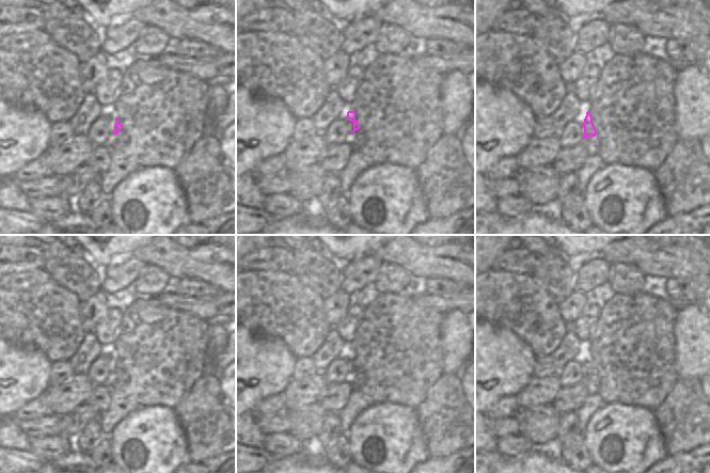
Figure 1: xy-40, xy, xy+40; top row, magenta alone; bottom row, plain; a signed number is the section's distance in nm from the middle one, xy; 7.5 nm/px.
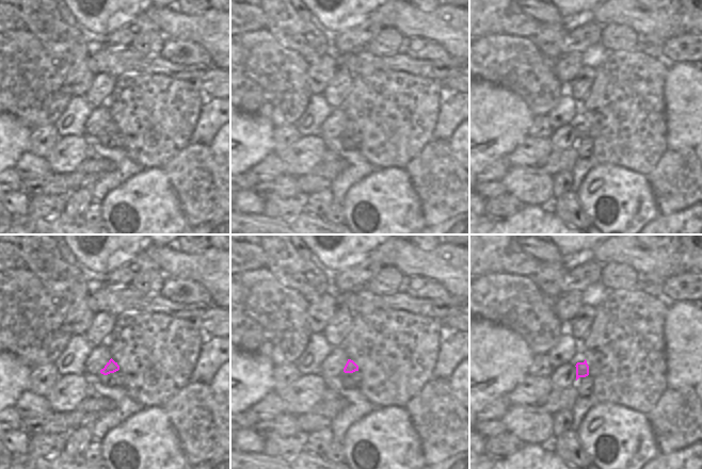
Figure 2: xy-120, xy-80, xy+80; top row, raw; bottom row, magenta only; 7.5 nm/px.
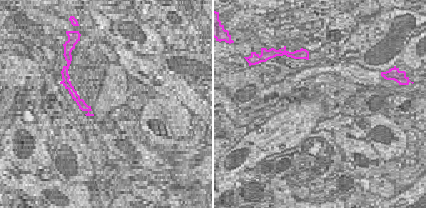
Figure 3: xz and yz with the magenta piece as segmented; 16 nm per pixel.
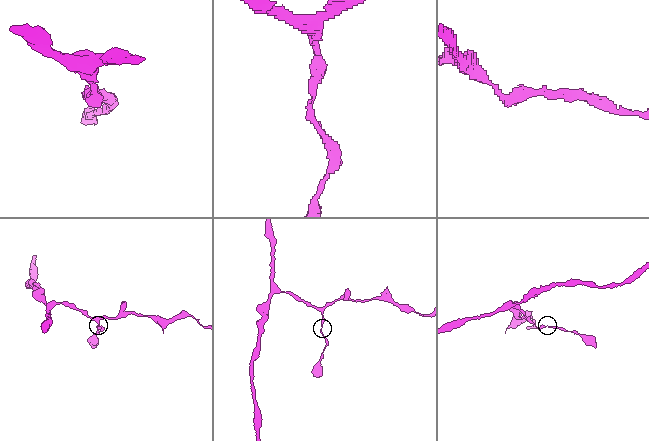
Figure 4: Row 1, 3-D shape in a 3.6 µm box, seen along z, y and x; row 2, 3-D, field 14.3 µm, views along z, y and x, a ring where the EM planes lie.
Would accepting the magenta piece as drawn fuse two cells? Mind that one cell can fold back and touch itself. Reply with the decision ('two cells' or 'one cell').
one cell

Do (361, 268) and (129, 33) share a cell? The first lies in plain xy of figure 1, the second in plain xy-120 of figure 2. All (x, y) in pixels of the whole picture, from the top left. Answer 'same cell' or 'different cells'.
same cell

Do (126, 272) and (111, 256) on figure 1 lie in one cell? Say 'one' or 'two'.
two

